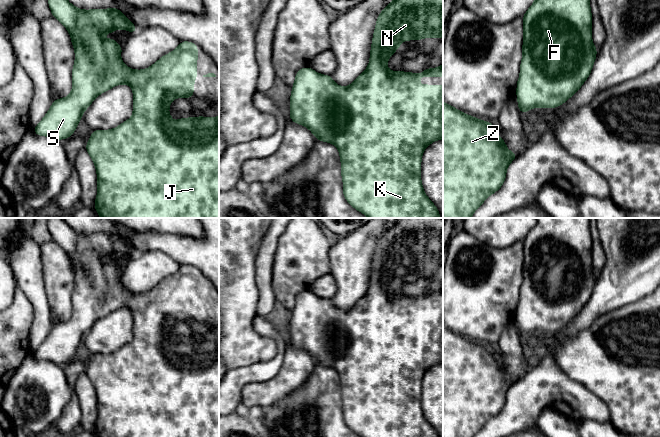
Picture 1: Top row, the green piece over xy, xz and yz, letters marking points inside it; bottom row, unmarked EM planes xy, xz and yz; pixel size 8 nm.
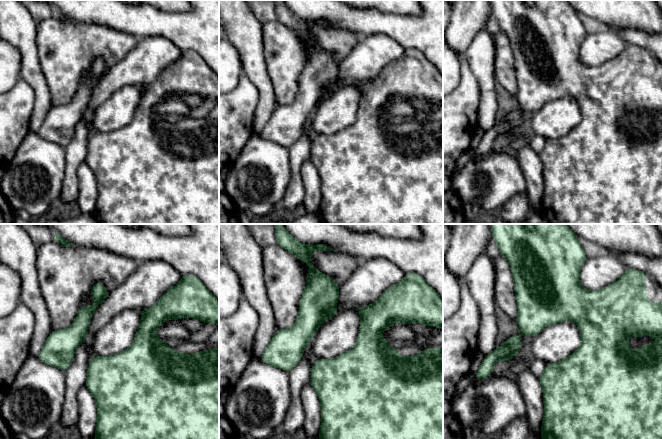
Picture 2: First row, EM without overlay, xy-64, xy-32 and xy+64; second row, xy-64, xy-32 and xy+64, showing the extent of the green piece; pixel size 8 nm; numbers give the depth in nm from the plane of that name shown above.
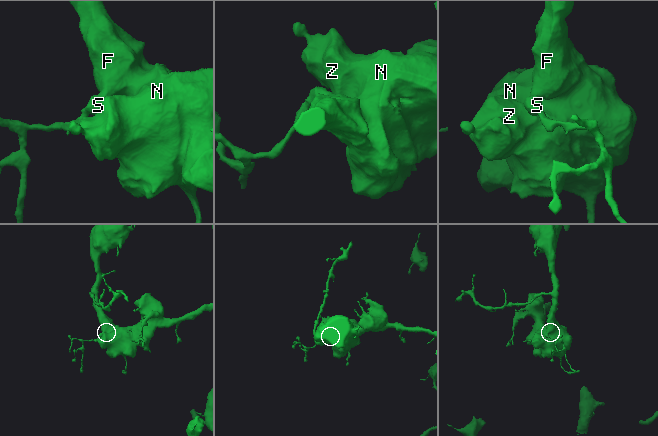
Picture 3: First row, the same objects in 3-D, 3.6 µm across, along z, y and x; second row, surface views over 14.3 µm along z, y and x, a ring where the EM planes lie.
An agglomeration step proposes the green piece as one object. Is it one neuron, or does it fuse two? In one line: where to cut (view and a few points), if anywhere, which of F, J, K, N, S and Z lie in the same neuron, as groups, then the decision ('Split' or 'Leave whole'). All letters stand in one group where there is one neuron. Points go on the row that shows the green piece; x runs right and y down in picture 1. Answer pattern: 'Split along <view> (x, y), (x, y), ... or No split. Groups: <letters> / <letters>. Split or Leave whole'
No split. Groups: F J K N S Z. Leave whole

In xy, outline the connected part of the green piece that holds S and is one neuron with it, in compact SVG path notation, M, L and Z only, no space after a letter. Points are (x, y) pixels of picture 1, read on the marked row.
M48 0L52 16L62 23L71 36L75 50L72 69L73 87L66 98L54 100L50 109L33 128L38 136L56 140L69 138L76 130L84 111L95 98L114 86L128 84L133 91L133 115L130 119L111 130L93 130L86 143L86 151L92 158L97 171L98 193L94 209L101 218L219 218L219 116L179 118L175 123L168 114L169 104L177 97L190 99L194 95L197 78L198 46L189 41L180 41L172 52L162 56L149 68L128 68L121 60L120 47L114 39L104 40L103 33L115 29L126 29L132 35L138 29L116 7L110 9L83 10L68 0Z

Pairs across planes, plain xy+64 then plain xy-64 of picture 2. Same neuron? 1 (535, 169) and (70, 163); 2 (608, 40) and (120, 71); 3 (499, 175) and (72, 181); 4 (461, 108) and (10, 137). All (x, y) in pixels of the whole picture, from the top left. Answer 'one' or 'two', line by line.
1: two
2: one
3: two
4: one

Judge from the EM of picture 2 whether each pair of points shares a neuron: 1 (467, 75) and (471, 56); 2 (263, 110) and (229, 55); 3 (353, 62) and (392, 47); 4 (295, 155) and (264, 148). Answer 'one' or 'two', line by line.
1: two
2: two
3: one
4: two

